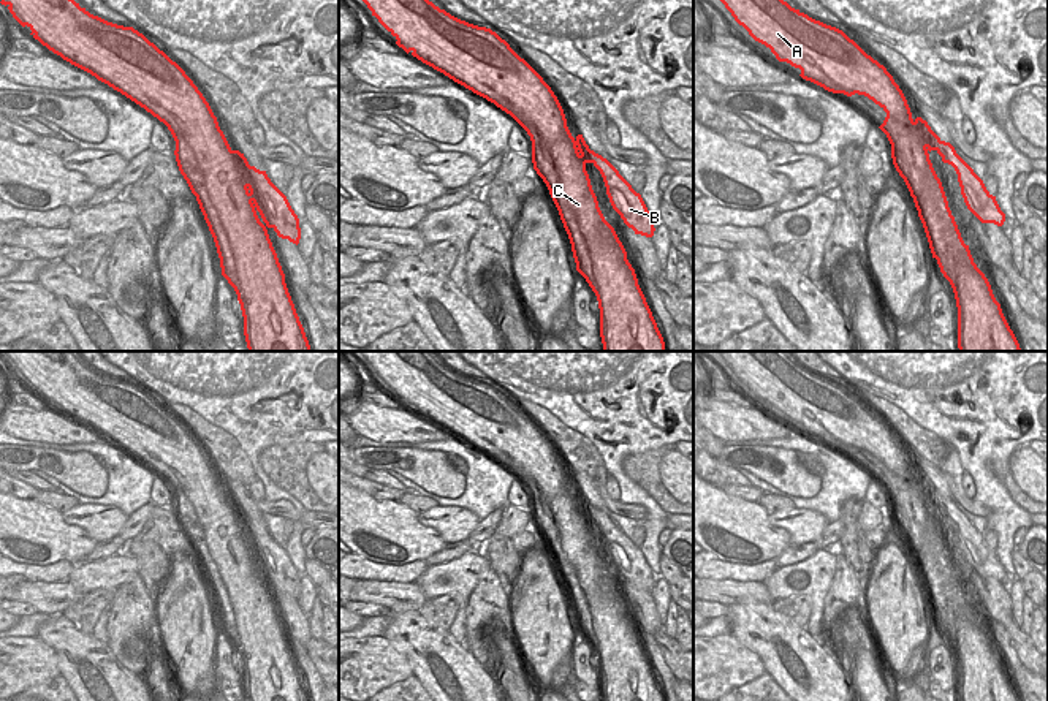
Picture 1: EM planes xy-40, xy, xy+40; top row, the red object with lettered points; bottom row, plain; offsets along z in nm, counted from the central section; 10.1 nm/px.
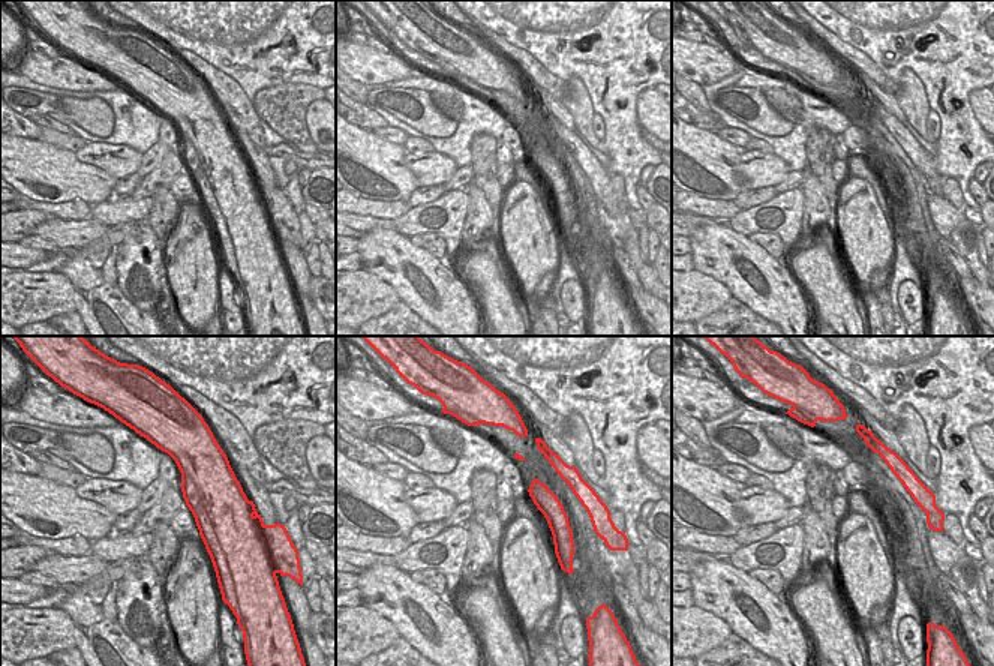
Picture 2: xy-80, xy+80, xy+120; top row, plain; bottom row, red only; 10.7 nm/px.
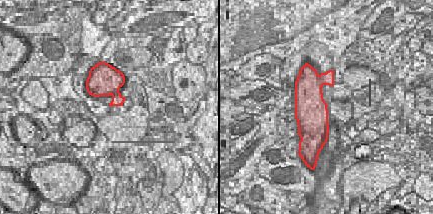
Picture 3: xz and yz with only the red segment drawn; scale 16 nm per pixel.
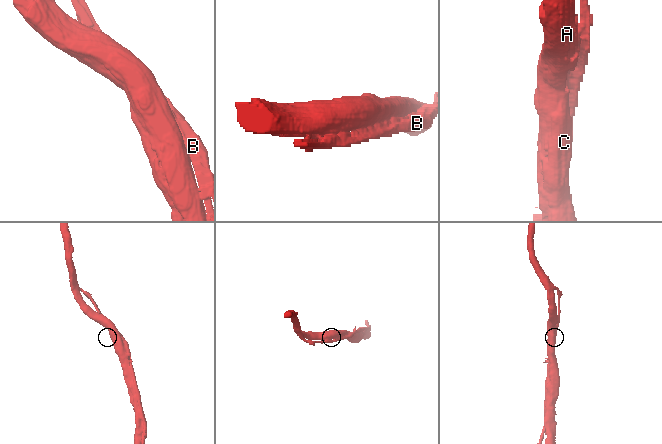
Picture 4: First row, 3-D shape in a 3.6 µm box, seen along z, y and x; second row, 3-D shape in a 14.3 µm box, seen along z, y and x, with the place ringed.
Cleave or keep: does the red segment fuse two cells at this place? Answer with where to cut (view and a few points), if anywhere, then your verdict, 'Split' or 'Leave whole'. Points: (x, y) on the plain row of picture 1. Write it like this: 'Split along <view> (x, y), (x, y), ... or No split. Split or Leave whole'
No split. Leave whole.

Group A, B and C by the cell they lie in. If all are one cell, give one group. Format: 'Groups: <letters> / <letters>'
Groups: A B C.

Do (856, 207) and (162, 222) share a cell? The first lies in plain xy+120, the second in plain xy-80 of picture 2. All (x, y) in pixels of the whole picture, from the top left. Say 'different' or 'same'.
different

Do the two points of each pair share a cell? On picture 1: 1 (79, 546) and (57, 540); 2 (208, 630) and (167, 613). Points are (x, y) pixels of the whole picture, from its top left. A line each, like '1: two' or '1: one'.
1: one
2: one

